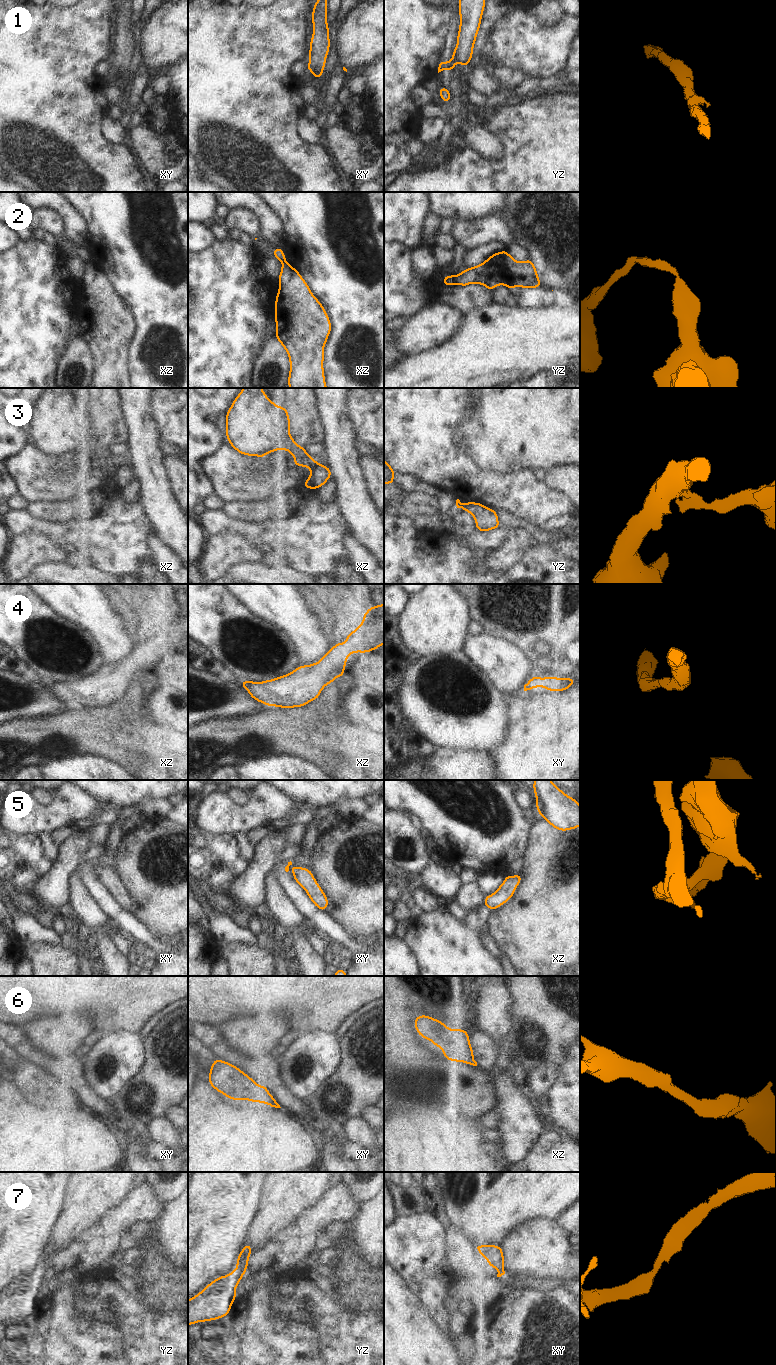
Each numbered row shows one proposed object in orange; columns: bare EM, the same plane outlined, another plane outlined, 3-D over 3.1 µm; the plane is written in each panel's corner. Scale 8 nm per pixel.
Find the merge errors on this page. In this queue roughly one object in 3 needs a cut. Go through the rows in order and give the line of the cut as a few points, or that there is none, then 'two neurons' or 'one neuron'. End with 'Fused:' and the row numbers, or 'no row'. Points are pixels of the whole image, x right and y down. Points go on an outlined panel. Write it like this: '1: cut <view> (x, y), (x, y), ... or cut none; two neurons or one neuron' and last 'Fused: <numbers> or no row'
1: cut none; one neuron
2: cut yz (453, 276), (456, 283); two neurons
3: cut xz (316, 462), (310, 468); two neurons
4: cut none; one neuron
5: cut none; one neuron
6: cut none; one neuron
7: cut none; one neuron
Fused: 2, 3

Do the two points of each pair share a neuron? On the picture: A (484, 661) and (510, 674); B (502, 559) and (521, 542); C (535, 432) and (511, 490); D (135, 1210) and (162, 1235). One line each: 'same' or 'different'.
A: same
B: same
C: different
D: different

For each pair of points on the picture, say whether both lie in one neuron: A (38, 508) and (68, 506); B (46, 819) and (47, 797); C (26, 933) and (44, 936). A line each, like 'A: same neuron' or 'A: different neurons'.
A: same neuron
B: different neurons
C: same neuron

